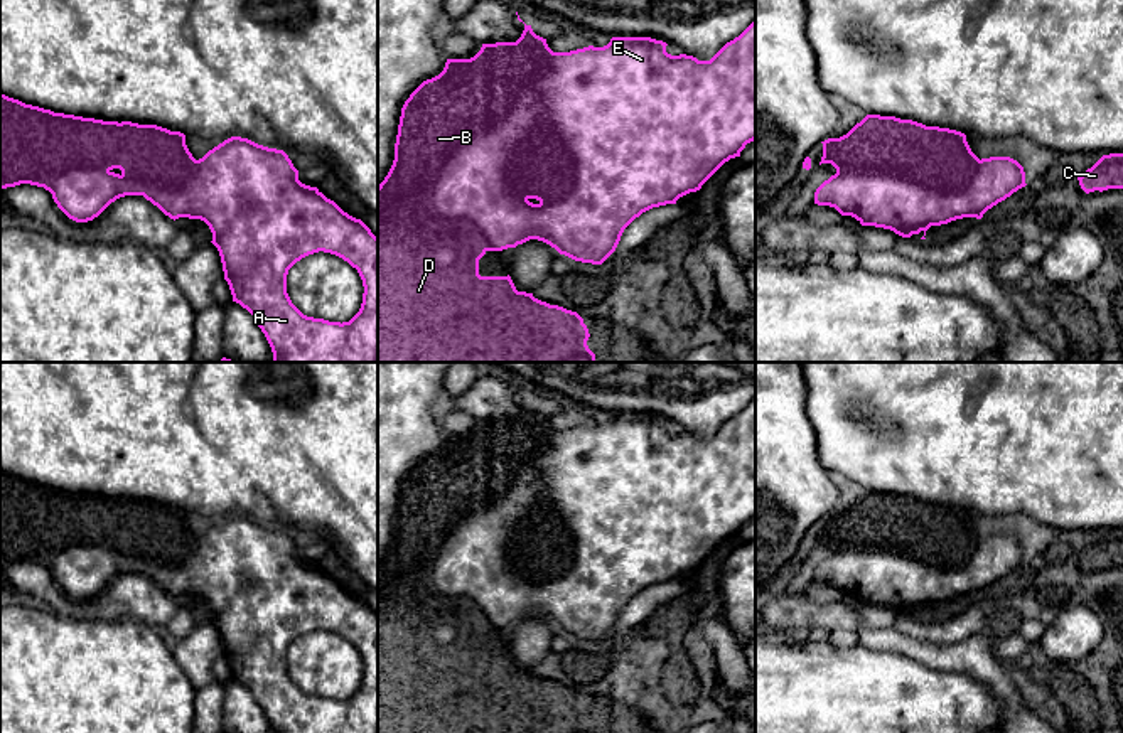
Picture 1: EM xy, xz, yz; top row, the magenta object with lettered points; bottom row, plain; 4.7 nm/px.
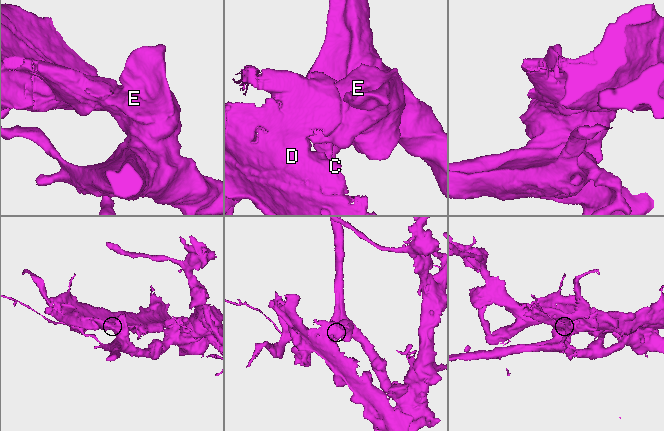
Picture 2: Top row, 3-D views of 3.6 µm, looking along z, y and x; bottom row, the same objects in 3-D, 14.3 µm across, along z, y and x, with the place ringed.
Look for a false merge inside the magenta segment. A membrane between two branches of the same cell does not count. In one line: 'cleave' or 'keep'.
cleave

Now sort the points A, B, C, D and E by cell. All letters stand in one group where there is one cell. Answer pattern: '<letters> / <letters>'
A E / B C D

